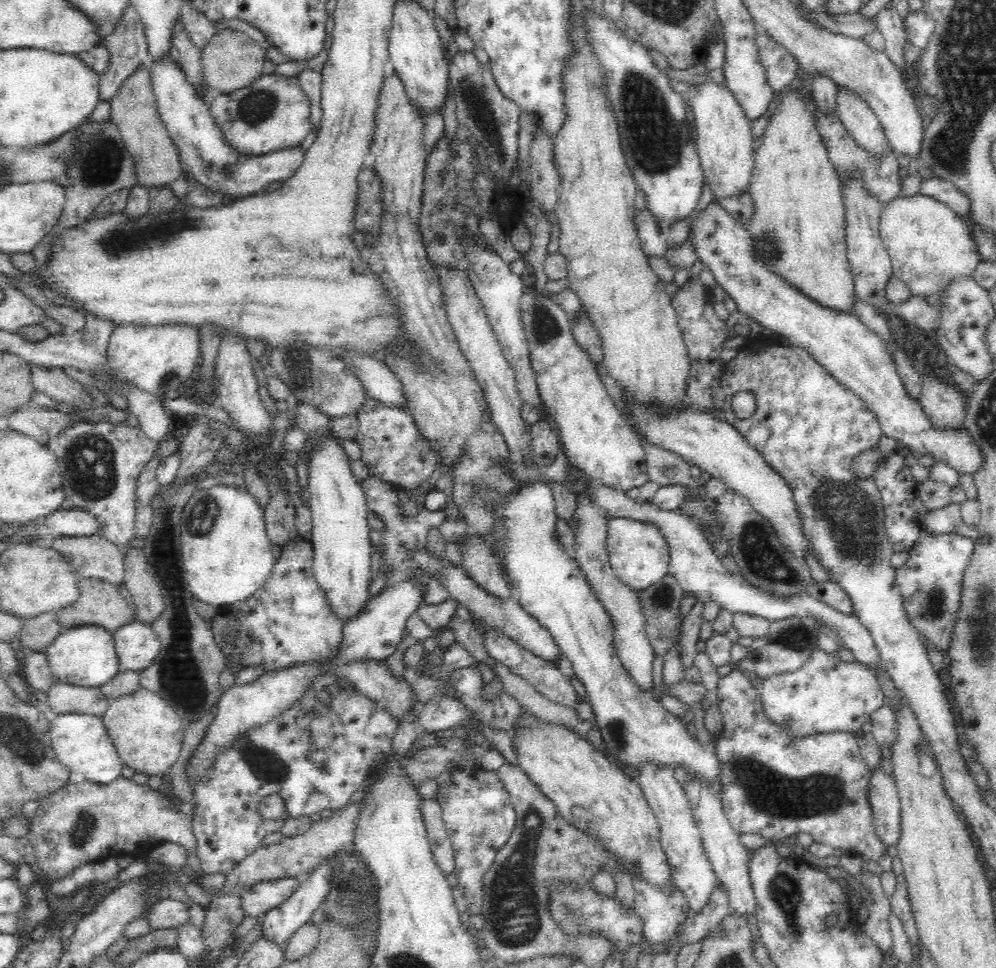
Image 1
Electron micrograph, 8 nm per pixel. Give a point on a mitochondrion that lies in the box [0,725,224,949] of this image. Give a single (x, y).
(82, 829)

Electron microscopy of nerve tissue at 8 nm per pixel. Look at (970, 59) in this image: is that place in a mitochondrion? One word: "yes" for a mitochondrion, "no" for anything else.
yes

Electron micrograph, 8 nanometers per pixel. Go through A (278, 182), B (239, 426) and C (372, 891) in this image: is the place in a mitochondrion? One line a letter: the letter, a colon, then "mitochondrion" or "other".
A: other
B: other
C: other

